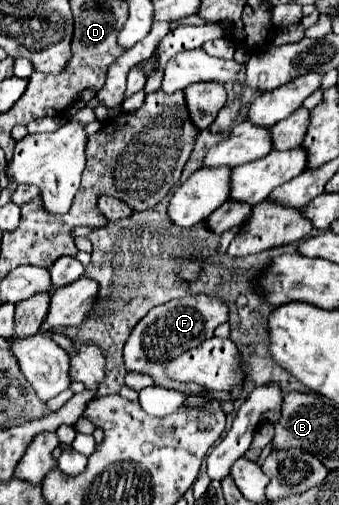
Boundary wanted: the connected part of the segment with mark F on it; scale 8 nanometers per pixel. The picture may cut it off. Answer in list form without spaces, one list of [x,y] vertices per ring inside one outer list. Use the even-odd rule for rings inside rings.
[[[189,294],[185,298],[161,304],[157,308],[153,308],[131,332],[127,344],[125,344],[125,370],[127,372],[141,372],[153,378],[153,382],[157,386],[163,388],[171,388],[171,390],[179,390],[187,396],[191,394],[201,394],[203,388],[195,386],[195,384],[183,384],[183,382],[175,382],[169,380],[169,376],[165,374],[165,364],[169,364],[169,360],[175,360],[177,356],[181,356],[185,350],[195,348],[197,344],[205,342],[207,338],[213,336],[213,330],[229,320],[229,306],[223,298],[211,296],[211,294]]]

